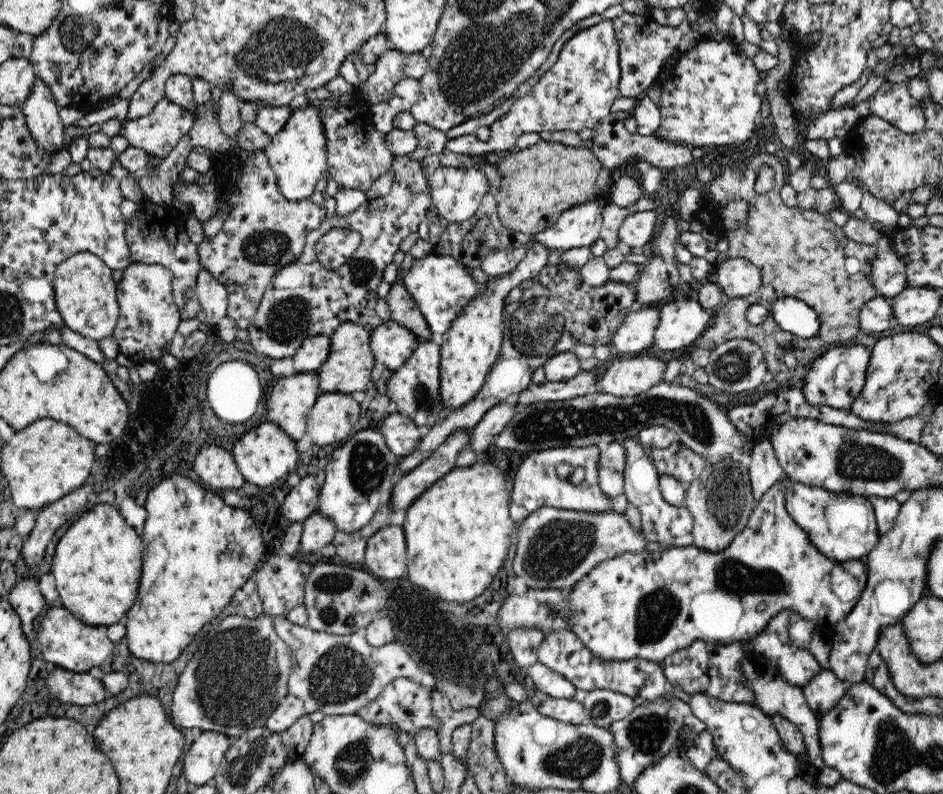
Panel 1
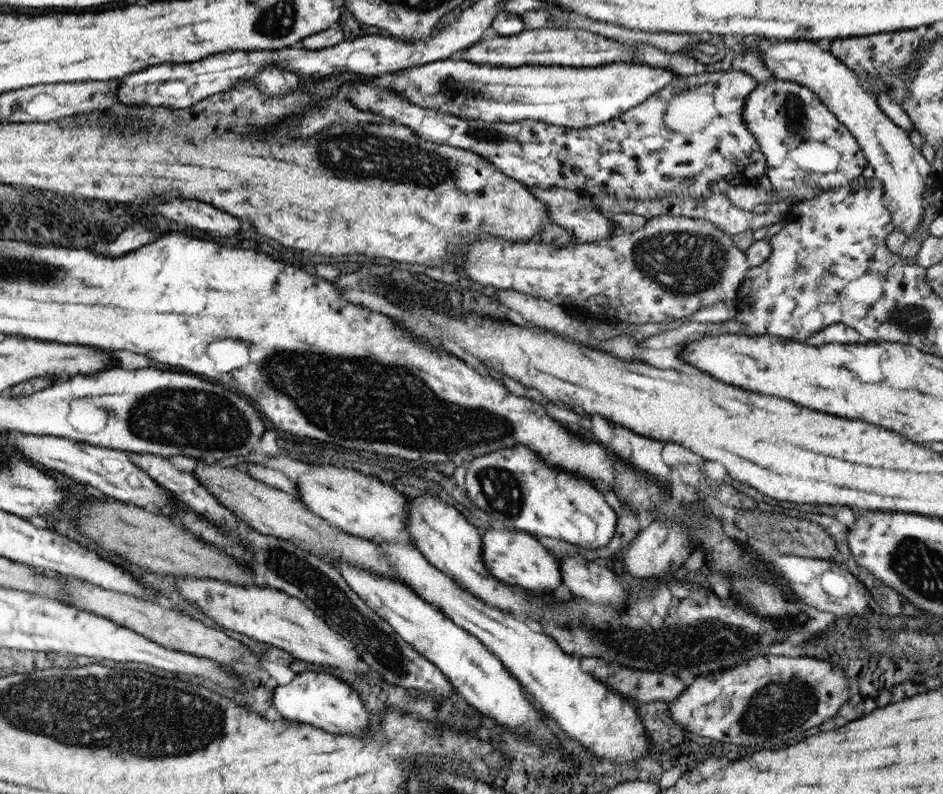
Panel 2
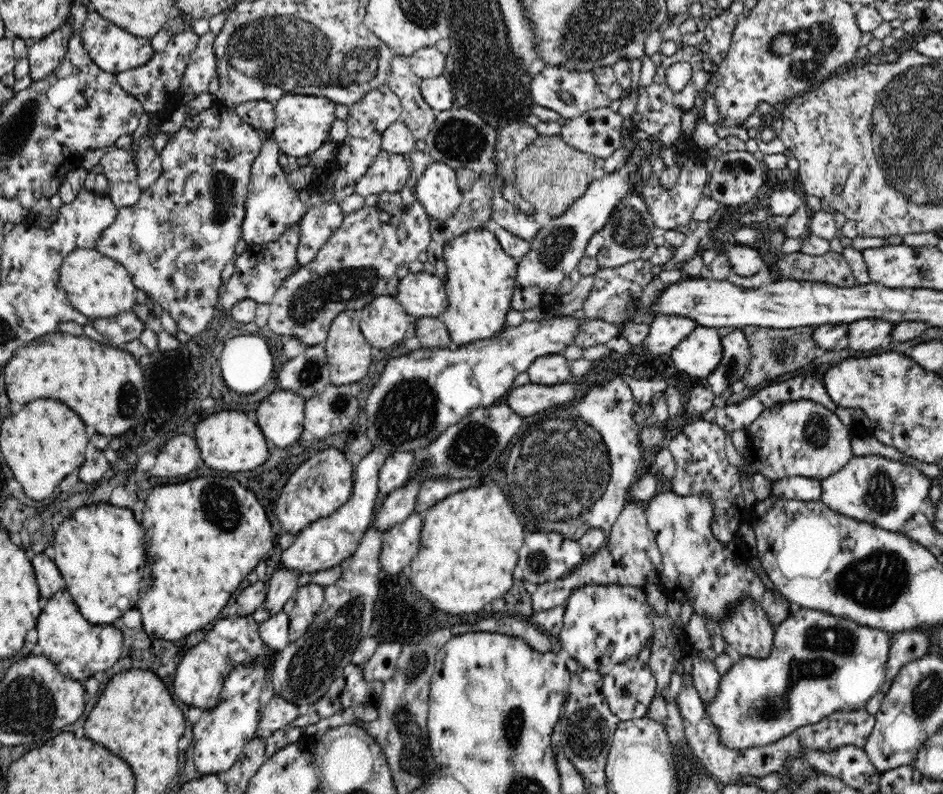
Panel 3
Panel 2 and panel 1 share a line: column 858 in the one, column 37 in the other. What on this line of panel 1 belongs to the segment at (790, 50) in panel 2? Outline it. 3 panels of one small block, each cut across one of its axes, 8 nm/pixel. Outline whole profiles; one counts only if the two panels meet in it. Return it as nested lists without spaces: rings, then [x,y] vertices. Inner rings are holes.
[[[36,80],[34,90],[21,109],[30,135],[38,147],[50,154],[56,154],[62,148],[67,148],[67,144],[64,143],[66,126],[58,115],[60,108],[54,100],[51,89],[42,80]]]

